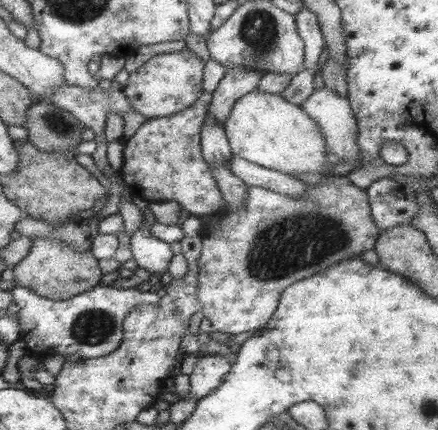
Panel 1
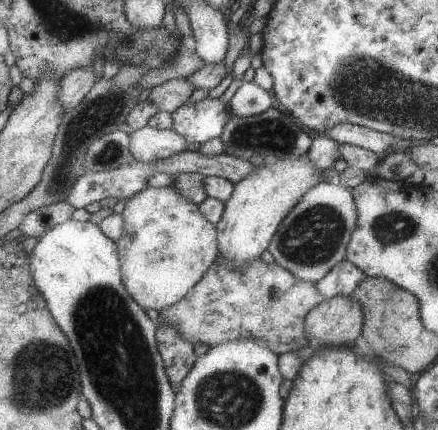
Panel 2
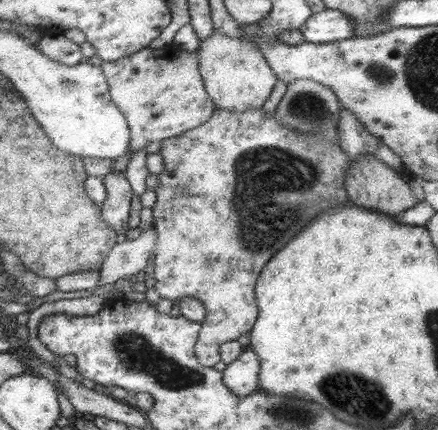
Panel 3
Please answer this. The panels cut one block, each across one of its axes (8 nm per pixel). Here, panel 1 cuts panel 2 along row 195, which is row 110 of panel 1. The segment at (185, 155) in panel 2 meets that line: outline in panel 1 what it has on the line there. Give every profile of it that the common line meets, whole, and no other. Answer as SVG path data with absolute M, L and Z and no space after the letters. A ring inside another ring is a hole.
M65 86L59 94L51 98L51 102L61 108L73 112L73 116L85 126L91 128L97 138L105 134L109 114L117 114L125 118L133 114L135 108L131 106L131 98L127 96L125 88L83 88L83 86Z

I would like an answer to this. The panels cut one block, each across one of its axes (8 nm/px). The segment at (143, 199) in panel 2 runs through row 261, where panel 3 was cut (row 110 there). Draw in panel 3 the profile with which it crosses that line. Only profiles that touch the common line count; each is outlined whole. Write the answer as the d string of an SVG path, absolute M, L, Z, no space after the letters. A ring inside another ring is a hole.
M149 46L147 50L121 58L119 62L103 62L101 68L111 84L115 104L131 126L135 156L141 156L151 142L187 136L191 130L211 122L217 110L215 100L207 90L199 52L181 50L177 46Z

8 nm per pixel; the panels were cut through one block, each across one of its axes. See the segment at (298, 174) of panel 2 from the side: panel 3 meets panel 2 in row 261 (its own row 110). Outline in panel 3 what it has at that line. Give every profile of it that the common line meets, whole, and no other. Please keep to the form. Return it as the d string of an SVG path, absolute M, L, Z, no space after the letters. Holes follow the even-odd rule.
M213 34L207 42L197 50L201 56L201 70L207 82L207 90L215 100L215 106L227 112L249 112L261 110L263 104L273 94L275 82L281 80L279 74L271 68L265 52L261 52L255 44L243 38L231 38L223 34Z

